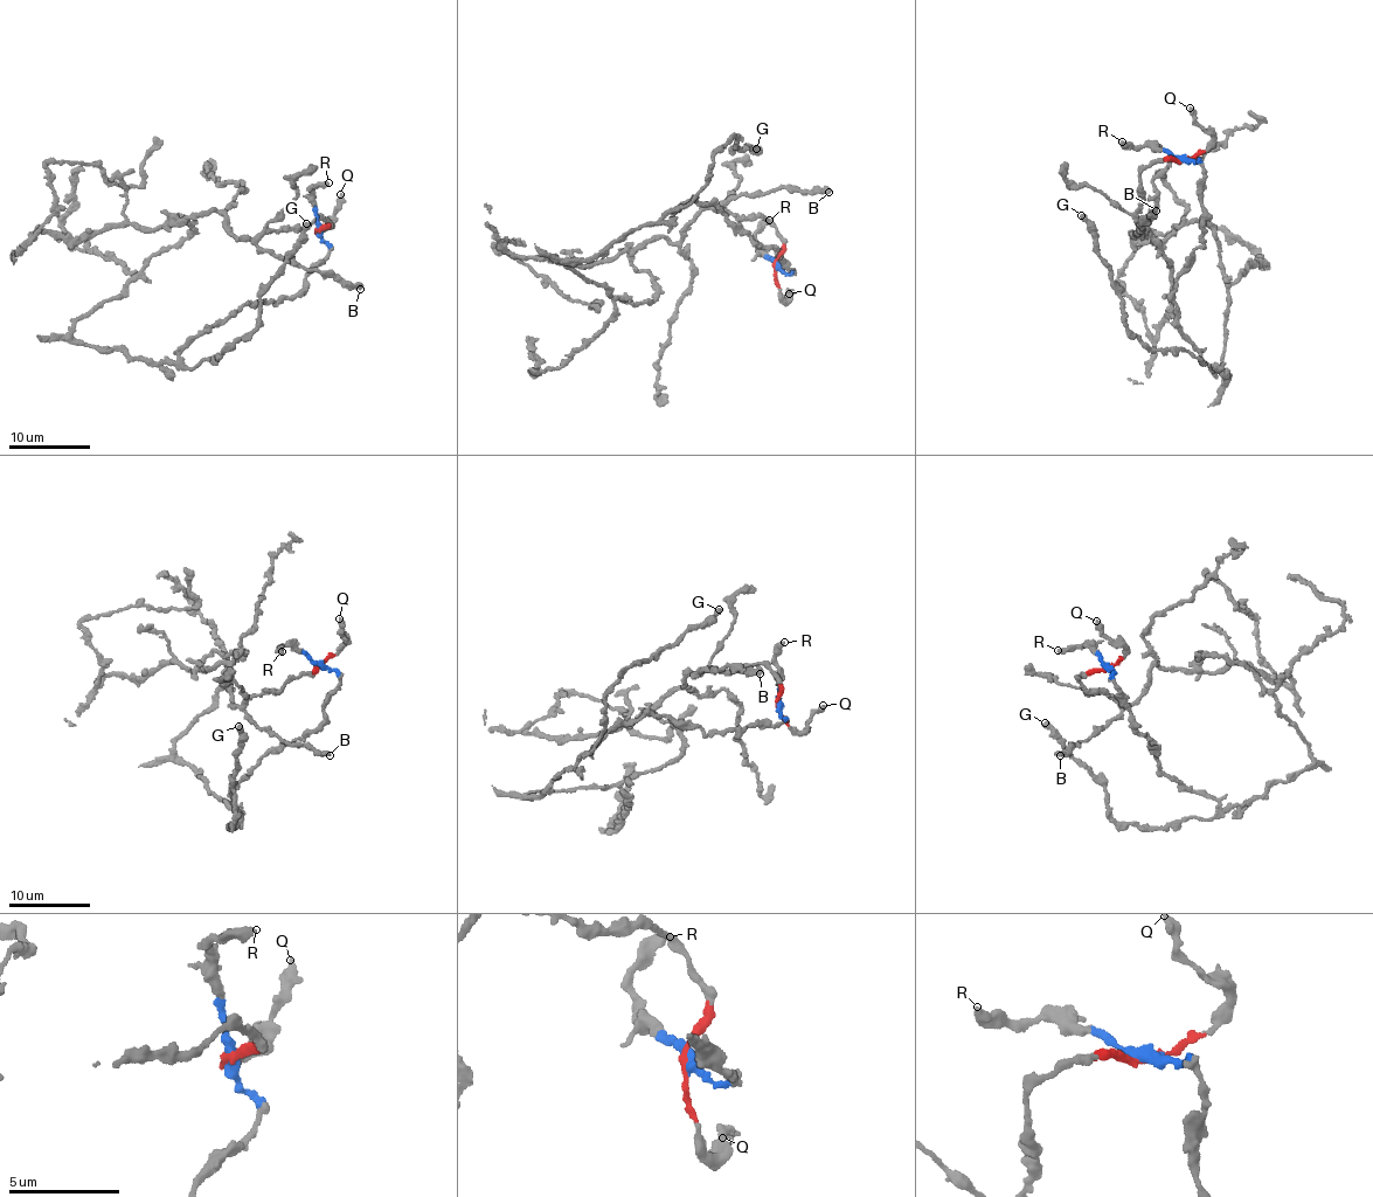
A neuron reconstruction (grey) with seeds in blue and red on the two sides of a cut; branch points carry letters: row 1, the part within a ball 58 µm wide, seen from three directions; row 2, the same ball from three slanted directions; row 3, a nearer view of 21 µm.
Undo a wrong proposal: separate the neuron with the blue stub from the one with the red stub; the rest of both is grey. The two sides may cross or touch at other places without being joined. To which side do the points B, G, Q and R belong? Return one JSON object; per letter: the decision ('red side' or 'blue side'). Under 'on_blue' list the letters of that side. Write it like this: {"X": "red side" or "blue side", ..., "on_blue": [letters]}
{"B": "red side", "G": "blue side", "Q": "red side", "R": "blue side", "on_blue": ["G", "R"]}

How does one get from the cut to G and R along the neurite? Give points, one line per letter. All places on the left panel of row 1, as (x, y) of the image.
G: (318, 229), (328, 256), (303, 289), (205, 327), (179, 355), (187, 366), (257, 324), (306, 222)
R: (318, 229), (310, 191), (312, 186), (328, 184)

